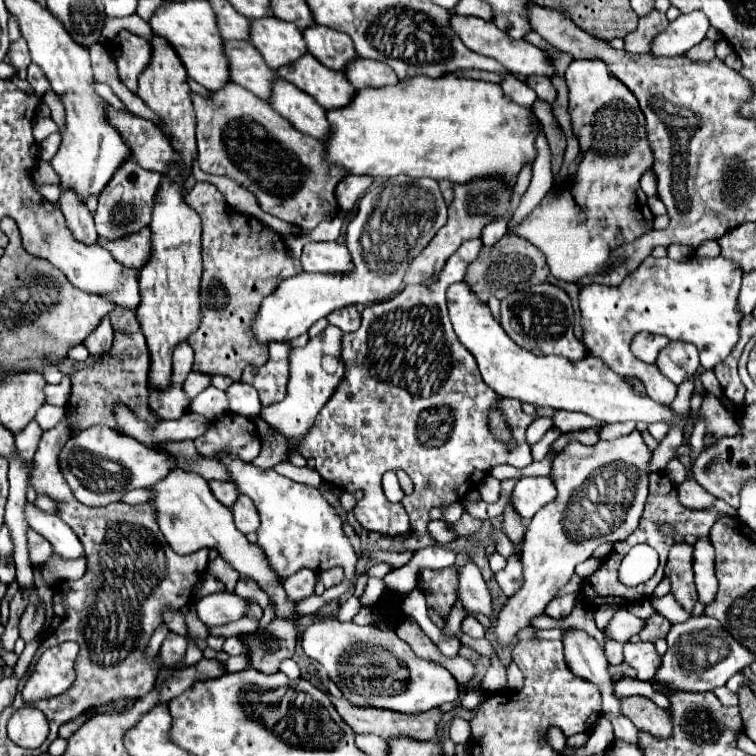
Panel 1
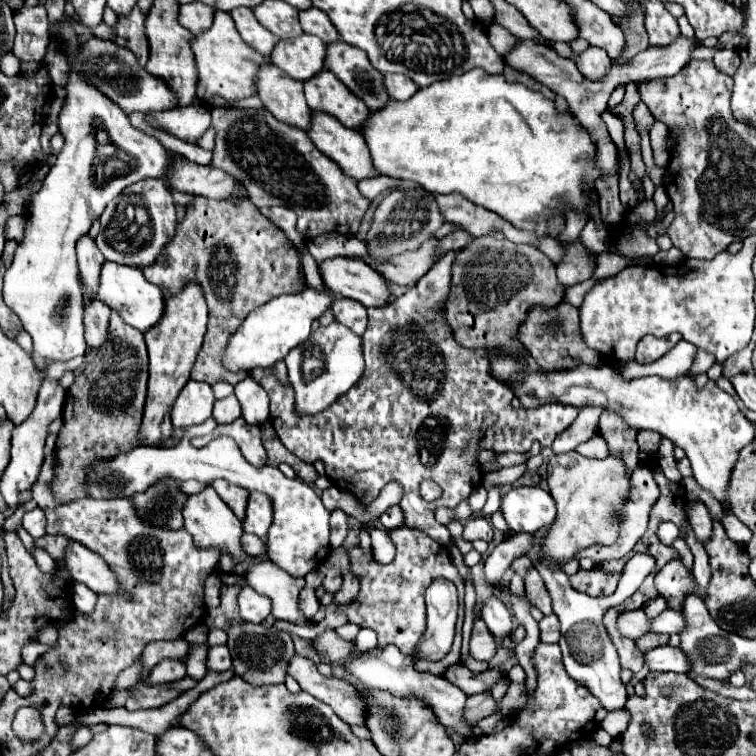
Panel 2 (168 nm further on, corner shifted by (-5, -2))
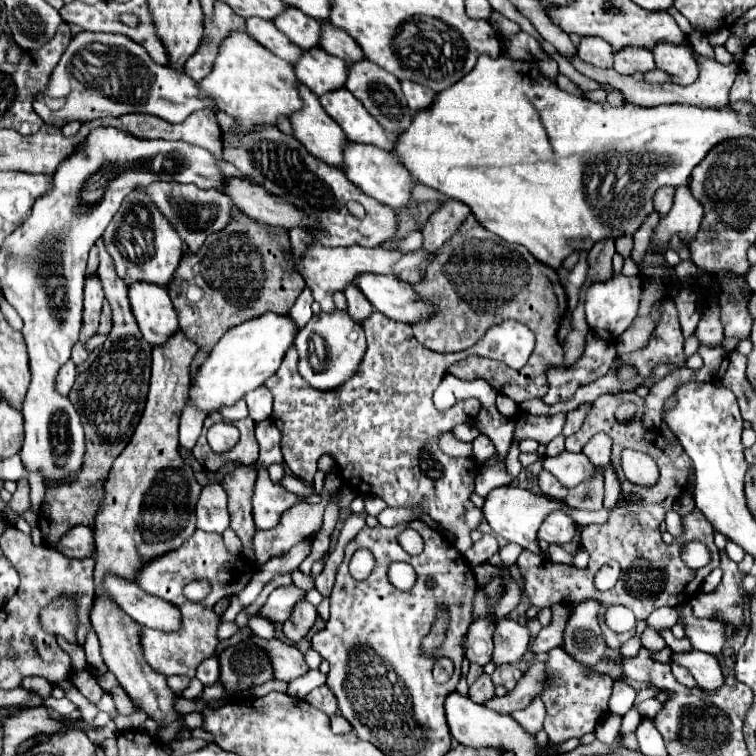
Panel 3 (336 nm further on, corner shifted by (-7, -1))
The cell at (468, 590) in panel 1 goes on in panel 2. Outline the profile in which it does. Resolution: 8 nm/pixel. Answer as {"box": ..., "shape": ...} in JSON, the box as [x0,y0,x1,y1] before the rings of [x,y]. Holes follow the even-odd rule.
{"box":[480,597,512,637],"shape":[[[488,597],[480,609],[480,615],[494,637],[504,637],[512,633],[512,615],[498,597]]]}

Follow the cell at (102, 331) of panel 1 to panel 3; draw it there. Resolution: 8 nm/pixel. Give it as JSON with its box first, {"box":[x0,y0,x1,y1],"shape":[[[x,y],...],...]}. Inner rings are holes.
{"box":[98,302,112,334],"shape":[[[104,302],[102,306],[102,318],[100,318],[100,328],[98,334],[108,334],[112,328],[112,314],[110,314],[110,304]]]}

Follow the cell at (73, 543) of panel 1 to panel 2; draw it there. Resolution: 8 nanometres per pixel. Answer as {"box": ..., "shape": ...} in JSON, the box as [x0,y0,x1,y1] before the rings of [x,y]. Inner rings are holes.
{"box":[64,541,120,593],"shape":[[[76,541],[66,545],[64,567],[74,581],[84,583],[94,593],[120,593],[116,577],[102,557]]]}

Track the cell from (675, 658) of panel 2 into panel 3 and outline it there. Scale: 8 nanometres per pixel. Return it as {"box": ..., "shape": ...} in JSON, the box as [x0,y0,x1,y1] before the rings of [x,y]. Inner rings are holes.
{"box":[672,650,724,692],"shape":[[[692,650],[692,652],[684,652],[684,654],[672,654],[672,660],[690,670],[690,674],[696,678],[696,684],[700,690],[714,692],[714,690],[722,688],[724,676],[722,676],[720,664],[714,656]]]}

